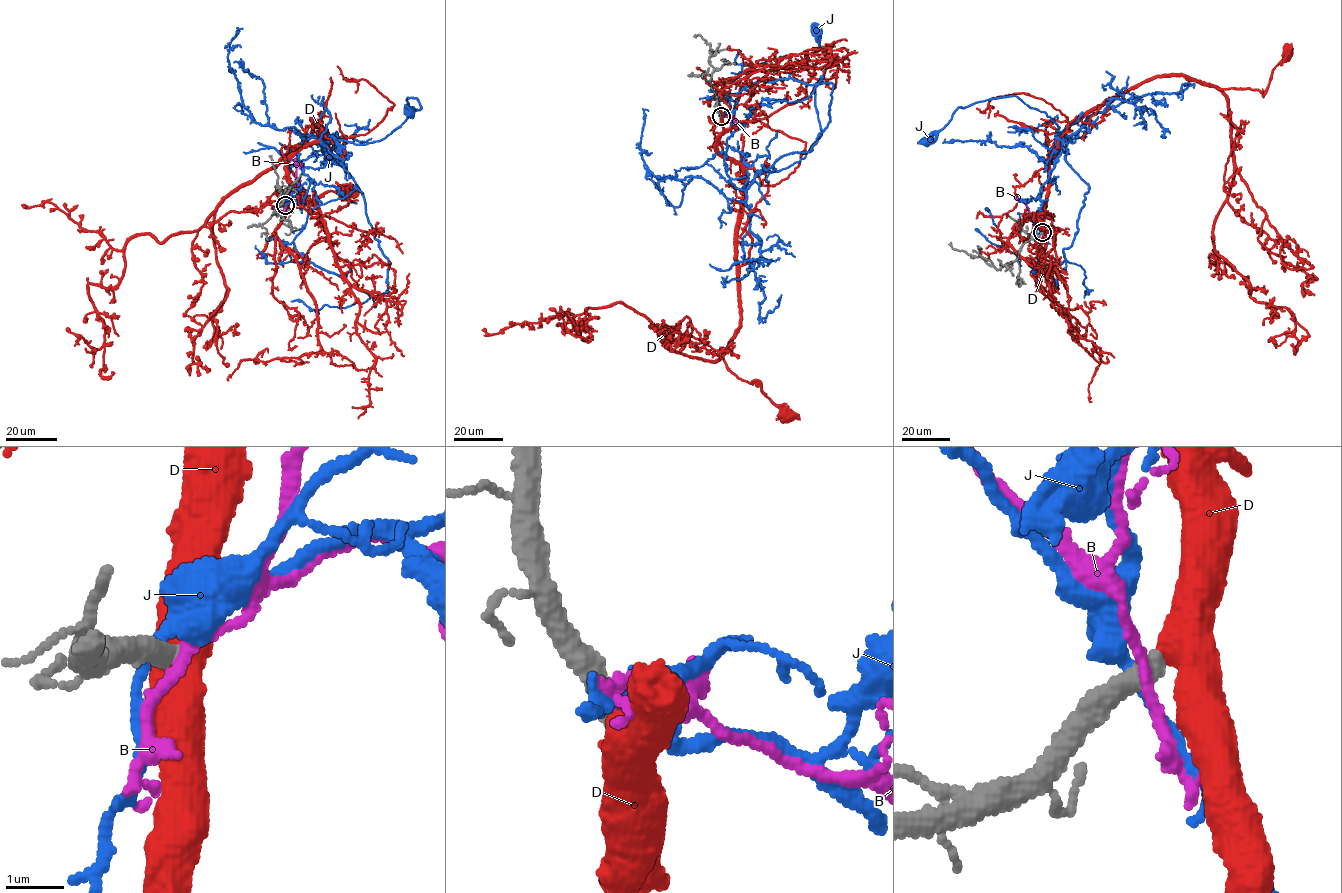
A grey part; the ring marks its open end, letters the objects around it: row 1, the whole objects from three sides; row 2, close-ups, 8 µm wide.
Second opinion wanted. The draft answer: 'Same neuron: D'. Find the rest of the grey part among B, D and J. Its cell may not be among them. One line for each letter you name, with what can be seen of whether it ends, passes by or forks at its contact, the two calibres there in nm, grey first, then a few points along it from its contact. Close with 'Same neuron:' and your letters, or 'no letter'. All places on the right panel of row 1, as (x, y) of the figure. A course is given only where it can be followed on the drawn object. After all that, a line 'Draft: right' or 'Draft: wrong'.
D: It passes by. Thickness 360 nm (grey) against 550 nm. Its course: (1042, 231), (1050, 150), (1071, 124), (1157, 77), (1189, 77), (1218, 89), (1247, 88), (1263, 94), (1288, 51)
Same neuron: D
Draft: right

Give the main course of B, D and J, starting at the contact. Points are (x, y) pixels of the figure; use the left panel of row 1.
B: (285, 206), (294, 185), (295, 164), (299, 164), (299, 169)
D: (285, 205), (287, 160), (318, 140), (313, 121), (288, 167), (310, 201), (346, 190)
J: (284, 205), (298, 198), (300, 143), (377, 141), (409, 115), (408, 97), (417, 99), (421, 109), (409, 111)

